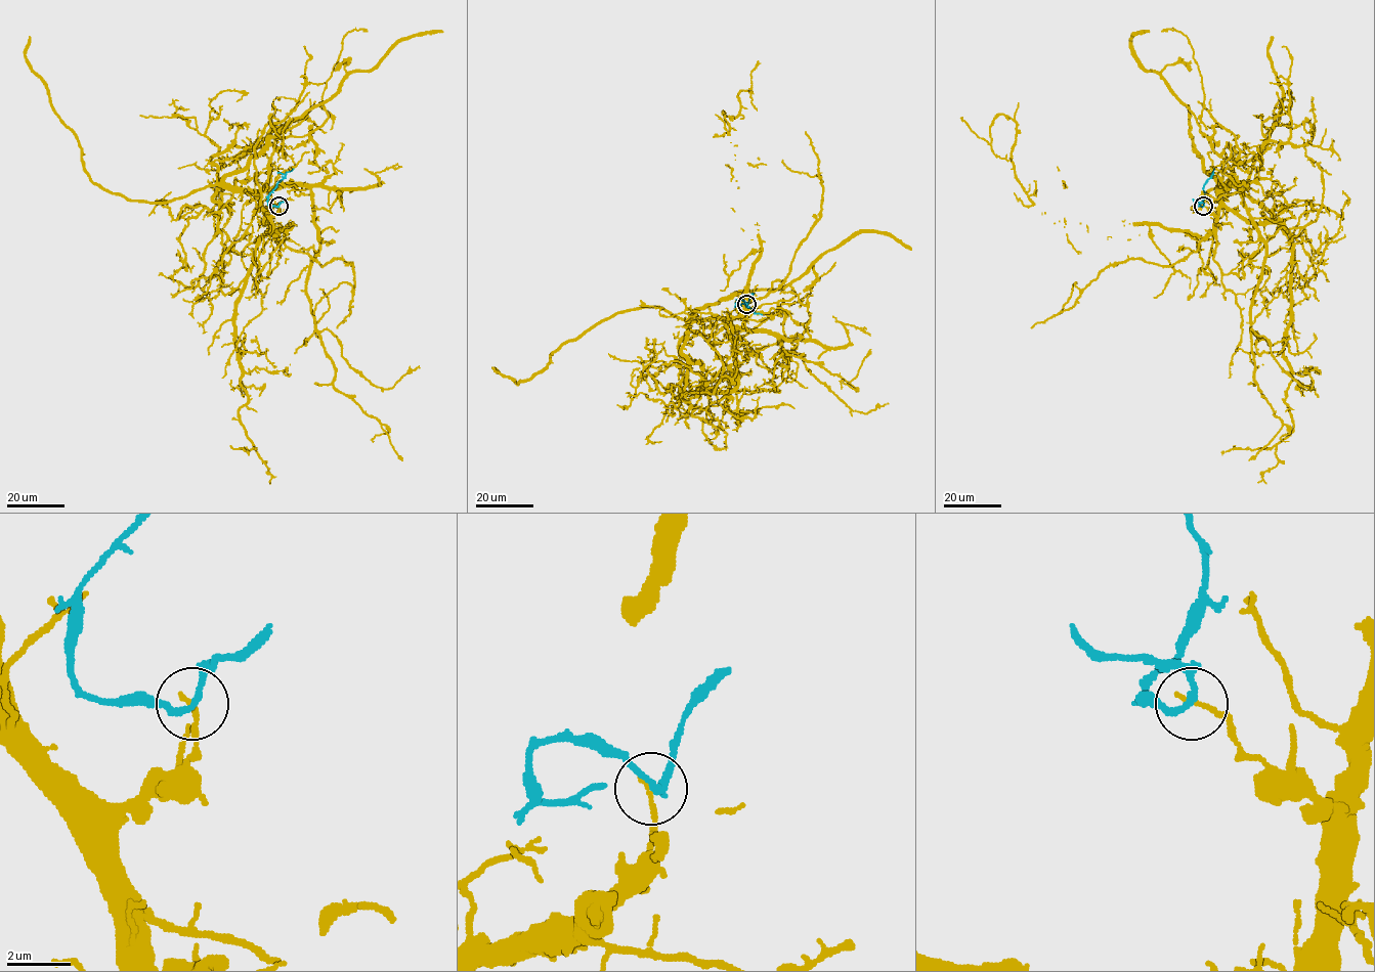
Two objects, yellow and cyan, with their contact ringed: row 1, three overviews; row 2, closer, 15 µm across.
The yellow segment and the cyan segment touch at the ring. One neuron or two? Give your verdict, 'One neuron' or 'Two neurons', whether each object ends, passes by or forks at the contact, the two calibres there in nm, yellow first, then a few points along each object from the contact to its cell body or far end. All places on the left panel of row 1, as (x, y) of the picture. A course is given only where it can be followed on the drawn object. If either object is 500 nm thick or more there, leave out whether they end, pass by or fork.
Two neurons. At the ring yellow ends. At the ring cyan passes by. Thickness 130 nm (yellow) against 180 nm. Course of yellow: (278, 206), (275, 237), (293, 225), (264, 236), (262, 253), (254, 145), (271, 114), (283, 142), (289, 117). Course of cyan: (278, 206), (269, 205), (268, 195), (286, 172), (293, 169)

